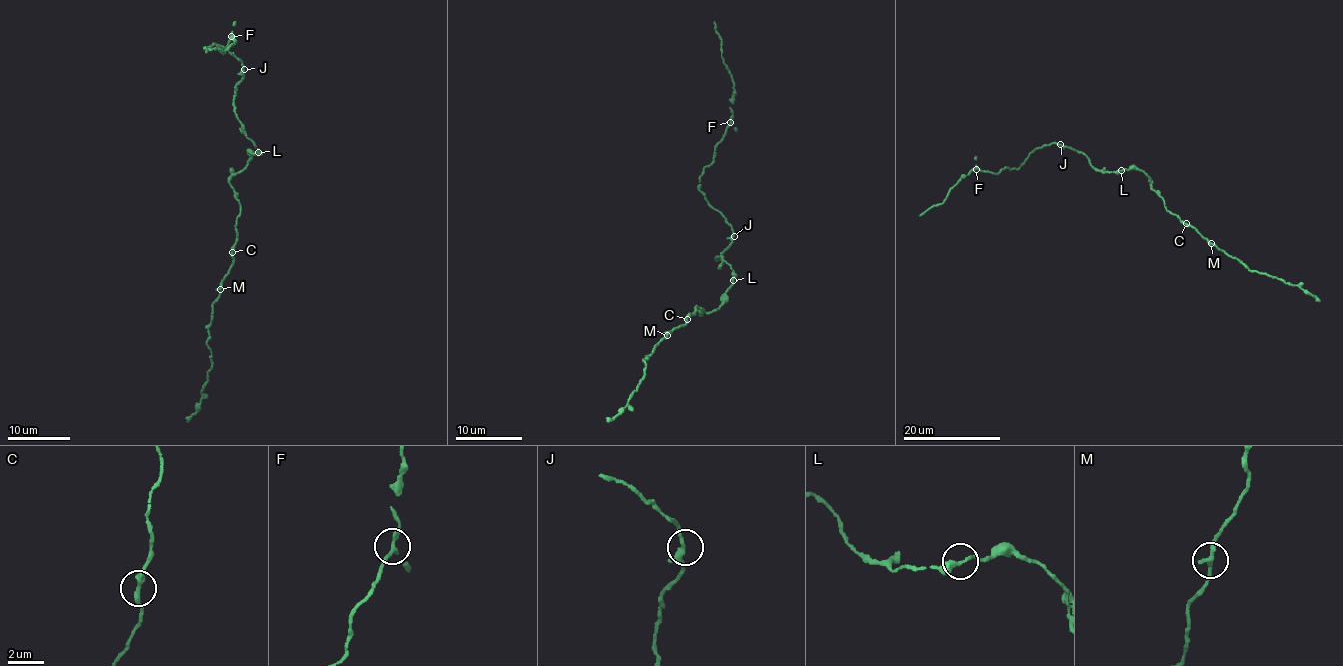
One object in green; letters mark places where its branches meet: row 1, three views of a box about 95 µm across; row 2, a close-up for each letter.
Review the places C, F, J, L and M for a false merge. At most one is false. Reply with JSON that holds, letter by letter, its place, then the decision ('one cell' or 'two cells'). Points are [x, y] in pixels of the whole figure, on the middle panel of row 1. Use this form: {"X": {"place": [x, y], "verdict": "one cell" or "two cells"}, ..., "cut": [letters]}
{"C": {"place": [687, 319], "verdict": "one cell"}, "F": {"place": [730, 122], "verdict": "one cell"}, "J": {"place": [734, 236], "verdict": "one cell"}, "L": {"place": [733, 280], "verdict": "one cell"}, "M": {"place": [667, 335], "verdict": "one cell"}, "cut": []}

